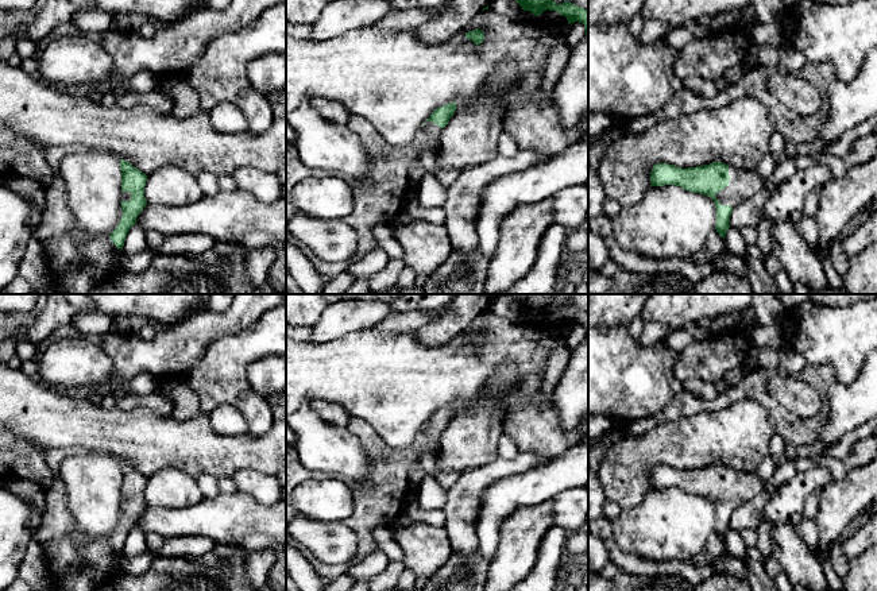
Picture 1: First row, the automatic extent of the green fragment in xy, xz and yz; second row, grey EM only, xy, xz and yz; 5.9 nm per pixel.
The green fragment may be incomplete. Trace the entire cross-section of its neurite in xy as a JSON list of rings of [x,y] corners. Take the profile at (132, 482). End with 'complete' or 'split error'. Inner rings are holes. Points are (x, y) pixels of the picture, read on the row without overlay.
[[[120,461],[120,474],[123,511],[120,525],[109,538],[93,540],[81,546],[78,571],[63,579],[67,591],[94,591],[113,576],[123,557],[125,538],[147,507],[144,501],[147,478],[124,461]]]; split error

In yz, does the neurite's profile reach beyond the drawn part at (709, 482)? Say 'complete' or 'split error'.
split error

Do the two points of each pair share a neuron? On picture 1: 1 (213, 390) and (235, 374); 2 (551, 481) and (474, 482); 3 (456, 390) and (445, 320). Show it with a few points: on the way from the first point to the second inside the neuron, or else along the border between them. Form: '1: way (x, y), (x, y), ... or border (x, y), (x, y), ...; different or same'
1: way (219, 385), (230, 374); same
2: border (525, 470), (497, 481), (486, 491), (478, 509); different
3: border (472, 320), (441, 344), (424, 346), (417, 340); different

